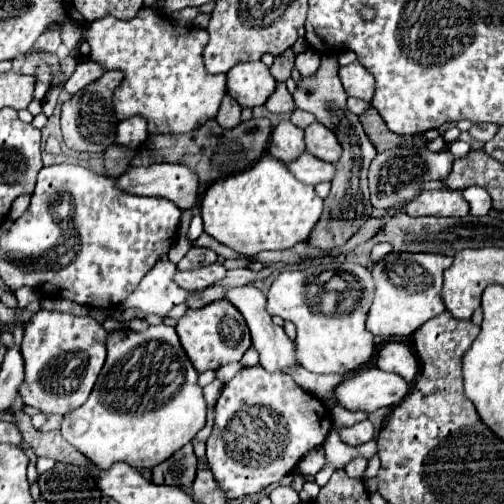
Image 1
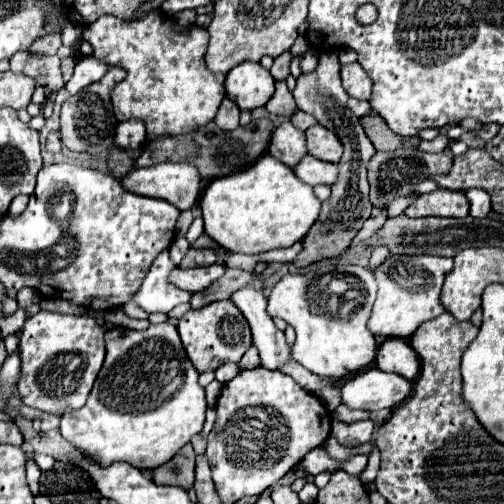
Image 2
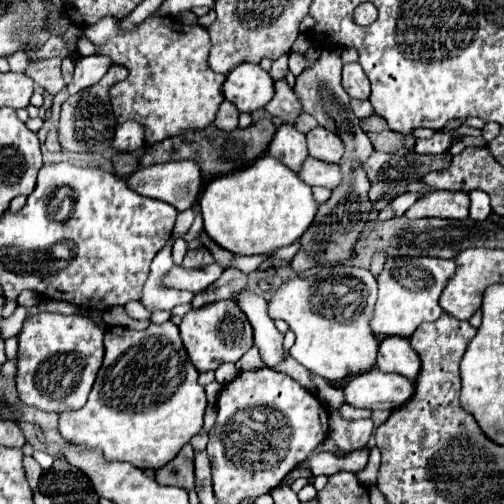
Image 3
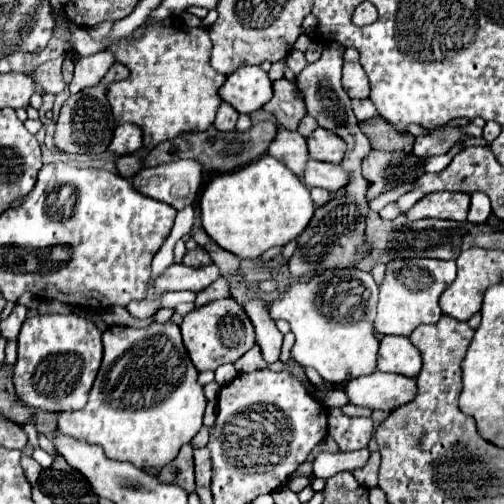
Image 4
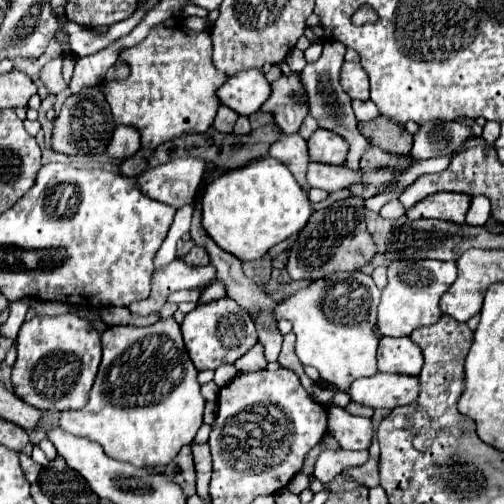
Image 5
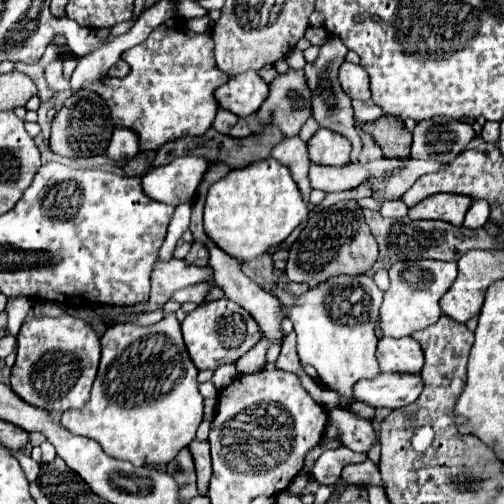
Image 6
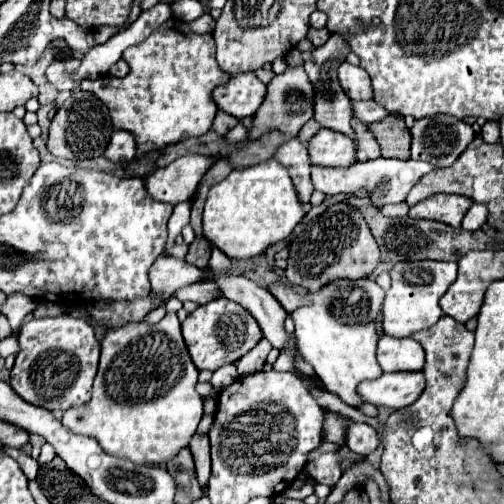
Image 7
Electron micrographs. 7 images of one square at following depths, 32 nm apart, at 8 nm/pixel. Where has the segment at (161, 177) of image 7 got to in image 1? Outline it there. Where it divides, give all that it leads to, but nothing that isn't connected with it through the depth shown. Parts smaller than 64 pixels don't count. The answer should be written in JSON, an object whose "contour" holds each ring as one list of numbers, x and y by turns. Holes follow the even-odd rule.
{"contour":[[182,164,128,168,120,178,116,178,116,186,136,196,168,198,182,210,192,208,198,198,196,176,192,176,192,170]]}

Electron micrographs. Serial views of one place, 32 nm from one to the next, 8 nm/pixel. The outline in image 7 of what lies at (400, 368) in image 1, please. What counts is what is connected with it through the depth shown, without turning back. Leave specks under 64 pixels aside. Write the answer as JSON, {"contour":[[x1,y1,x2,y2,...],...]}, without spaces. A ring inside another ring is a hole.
{"contour":[[382,336,378,342,378,364,384,372,418,372,424,366,424,350,412,338]]}

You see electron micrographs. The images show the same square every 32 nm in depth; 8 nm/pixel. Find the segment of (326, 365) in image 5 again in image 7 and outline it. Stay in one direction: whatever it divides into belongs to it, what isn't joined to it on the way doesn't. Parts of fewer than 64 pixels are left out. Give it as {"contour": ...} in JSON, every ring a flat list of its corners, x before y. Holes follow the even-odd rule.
{"contour":[[342,278,322,286,318,292,308,292,308,304,290,312,290,318,294,320,296,326,294,334,300,358,314,366,316,376,322,382,324,390,338,394,340,400,350,406,362,404,360,396,356,396,356,384,360,380,378,378,382,374,382,368,376,362,376,344,378,344,376,316,380,314,382,300,384,300,384,290,372,278,360,278,360,280]]}

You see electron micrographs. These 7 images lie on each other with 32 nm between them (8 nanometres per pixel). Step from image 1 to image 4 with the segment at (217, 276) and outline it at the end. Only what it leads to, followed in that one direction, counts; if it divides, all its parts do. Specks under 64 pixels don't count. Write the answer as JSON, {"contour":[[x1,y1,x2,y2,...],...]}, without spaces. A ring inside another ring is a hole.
{"contour":[[172,264,156,284,168,290,190,290,190,292,200,292,208,288,216,278,220,276,220,270,216,264,204,266,204,268,188,268,184,264]]}

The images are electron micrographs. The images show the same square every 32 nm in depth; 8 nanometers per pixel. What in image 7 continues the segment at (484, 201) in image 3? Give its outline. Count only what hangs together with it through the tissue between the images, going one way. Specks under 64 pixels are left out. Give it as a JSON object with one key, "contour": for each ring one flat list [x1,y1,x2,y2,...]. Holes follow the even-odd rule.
{"contour":[[474,202,472,208,466,212,466,216,462,220,462,228,466,228,466,230,478,230,486,222,486,218,488,218,486,204]]}

